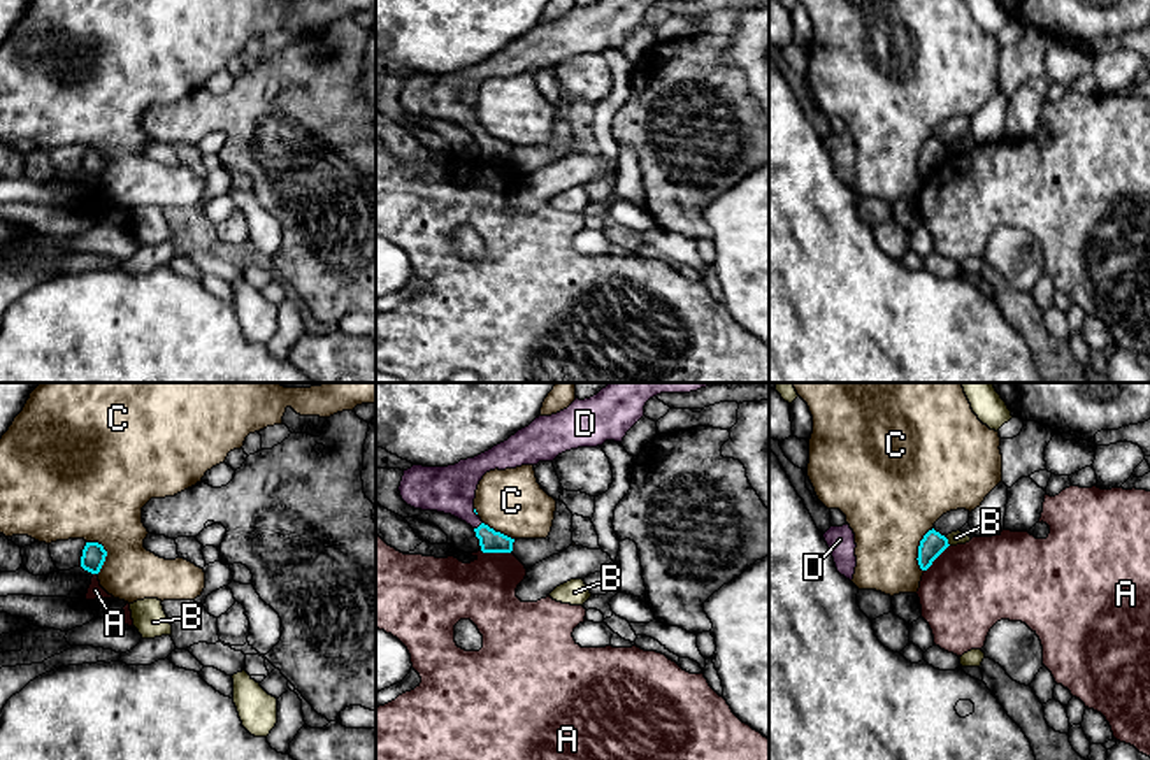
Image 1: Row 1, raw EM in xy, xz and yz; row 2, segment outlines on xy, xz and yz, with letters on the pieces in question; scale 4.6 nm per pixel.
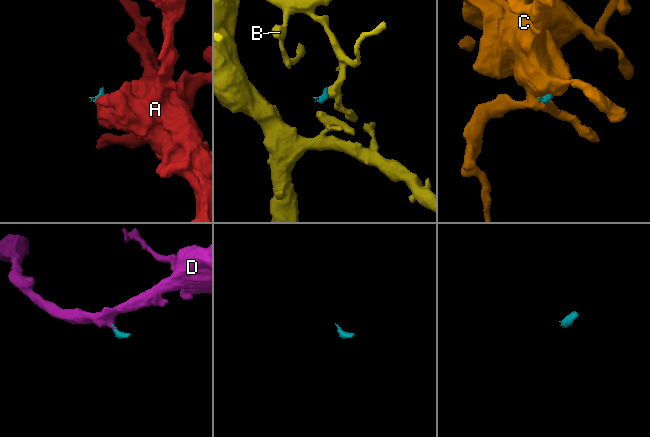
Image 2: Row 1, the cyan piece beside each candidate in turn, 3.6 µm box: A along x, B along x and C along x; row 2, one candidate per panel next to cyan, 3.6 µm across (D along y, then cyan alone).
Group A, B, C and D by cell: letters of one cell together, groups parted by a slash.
A / B / C / D

